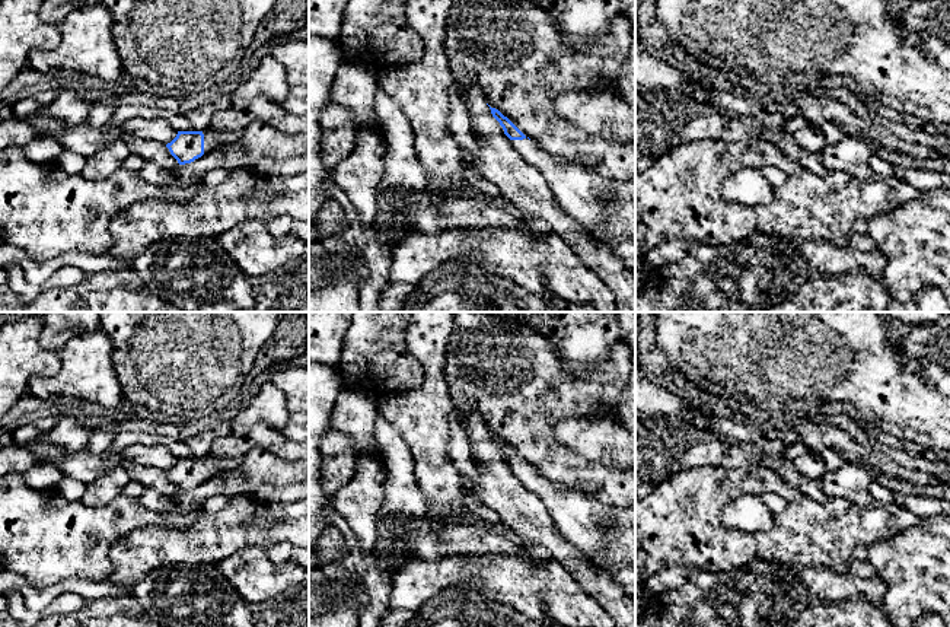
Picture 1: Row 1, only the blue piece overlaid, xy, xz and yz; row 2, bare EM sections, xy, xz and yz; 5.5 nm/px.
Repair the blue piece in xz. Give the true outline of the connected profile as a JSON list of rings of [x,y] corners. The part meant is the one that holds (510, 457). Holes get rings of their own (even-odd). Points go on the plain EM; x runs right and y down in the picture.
[[[491,435],[513,475],[536,494],[560,534],[635,599],[635,507],[606,506],[583,490],[546,478]]]

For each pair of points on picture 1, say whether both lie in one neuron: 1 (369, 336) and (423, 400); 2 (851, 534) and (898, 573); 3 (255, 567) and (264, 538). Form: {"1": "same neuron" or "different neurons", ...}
{"1": "different neurons", "2": "different neurons", "3": "different neurons"}

